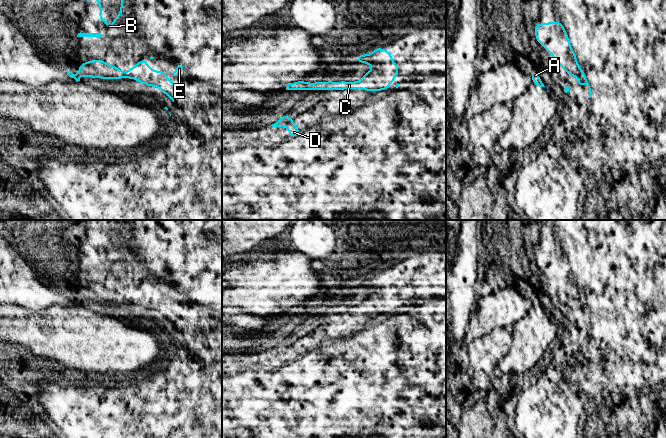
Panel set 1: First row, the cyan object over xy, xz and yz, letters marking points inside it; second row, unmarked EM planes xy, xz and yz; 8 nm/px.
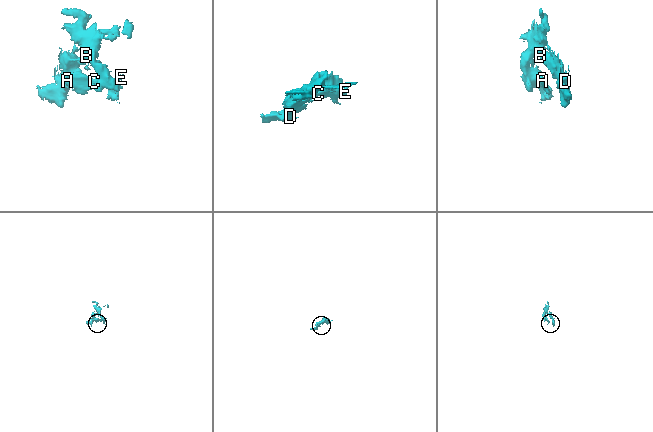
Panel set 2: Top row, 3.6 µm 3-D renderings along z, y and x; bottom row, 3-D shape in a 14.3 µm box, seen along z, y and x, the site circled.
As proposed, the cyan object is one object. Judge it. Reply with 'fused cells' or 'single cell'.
single cell

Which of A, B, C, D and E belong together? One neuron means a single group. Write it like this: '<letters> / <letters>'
A B C D E

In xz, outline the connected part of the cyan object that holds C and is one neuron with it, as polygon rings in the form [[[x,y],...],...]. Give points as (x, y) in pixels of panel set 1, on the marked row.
[[[375,47],[372,54],[357,54],[357,63],[367,63],[375,68],[366,74],[362,80],[354,82],[315,82],[304,81],[288,83],[286,90],[344,90],[364,89],[365,91],[388,90],[389,84],[398,76],[399,67],[391,58],[391,52],[380,47]]]

